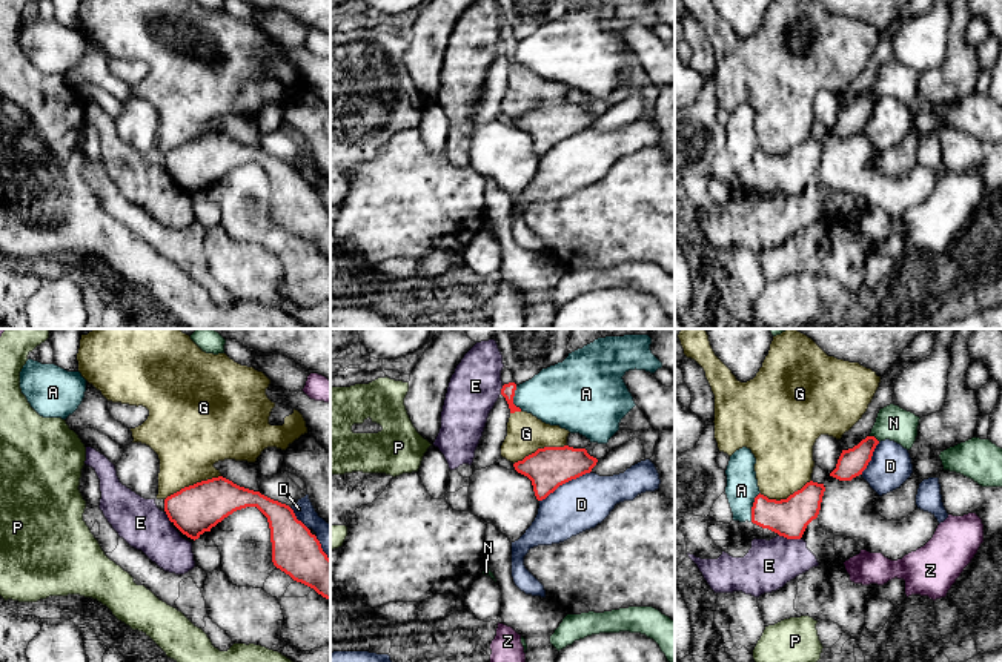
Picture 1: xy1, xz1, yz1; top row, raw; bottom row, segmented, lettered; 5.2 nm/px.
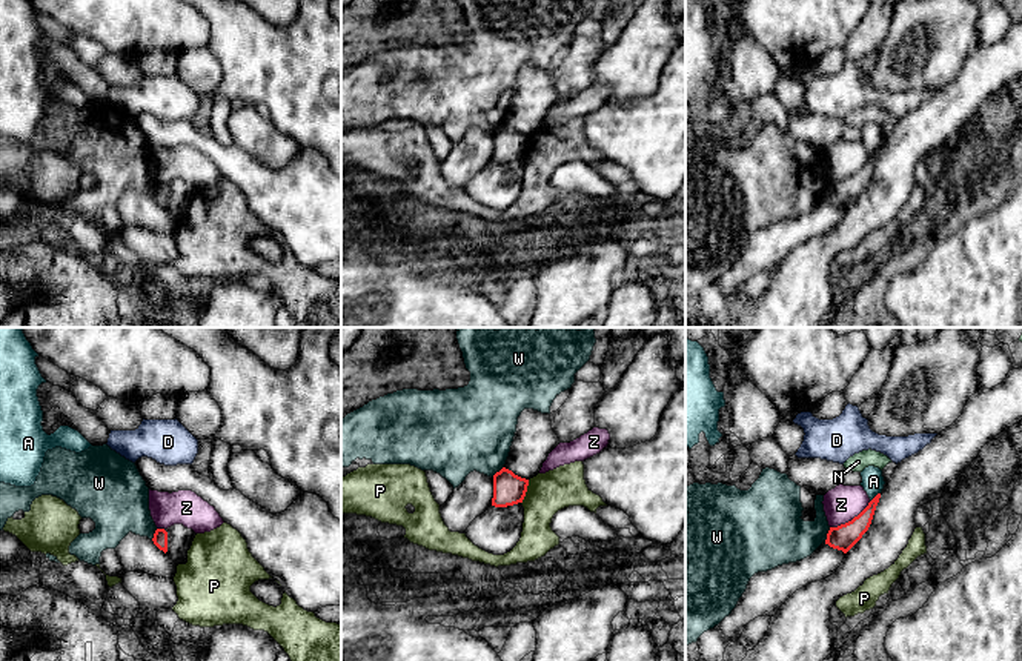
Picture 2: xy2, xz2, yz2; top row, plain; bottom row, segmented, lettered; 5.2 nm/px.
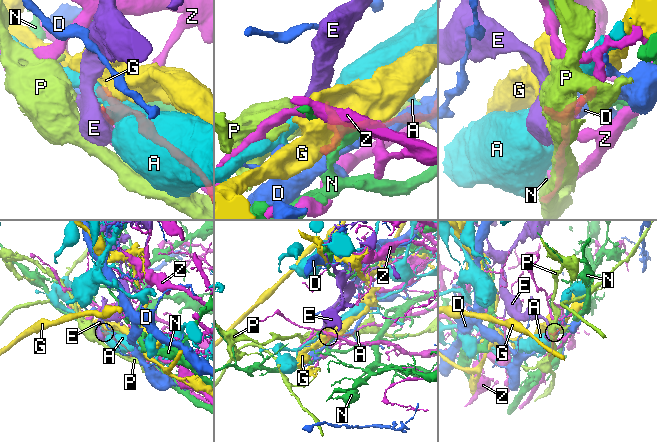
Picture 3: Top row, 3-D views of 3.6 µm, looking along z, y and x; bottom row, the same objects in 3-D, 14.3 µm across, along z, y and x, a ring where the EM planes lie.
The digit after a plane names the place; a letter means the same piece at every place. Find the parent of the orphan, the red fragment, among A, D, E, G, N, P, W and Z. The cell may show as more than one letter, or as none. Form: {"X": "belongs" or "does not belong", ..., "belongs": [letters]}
{"A": "does not belong", "D": "does not belong", "E": "does not belong", "G": "does not belong", "N": "does not belong", "P": "does not belong", "W": "does not belong", "Z": "does not belong", "belongs": []}

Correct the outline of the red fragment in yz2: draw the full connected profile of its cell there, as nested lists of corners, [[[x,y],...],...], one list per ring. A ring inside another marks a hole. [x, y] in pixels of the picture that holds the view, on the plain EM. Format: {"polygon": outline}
{"polygon": [[[878,149],[868,158],[868,161],[851,177],[841,180],[838,183],[830,183],[825,200],[847,209],[868,186],[876,161],[879,158],[879,154],[881,154],[881,149]]]}

